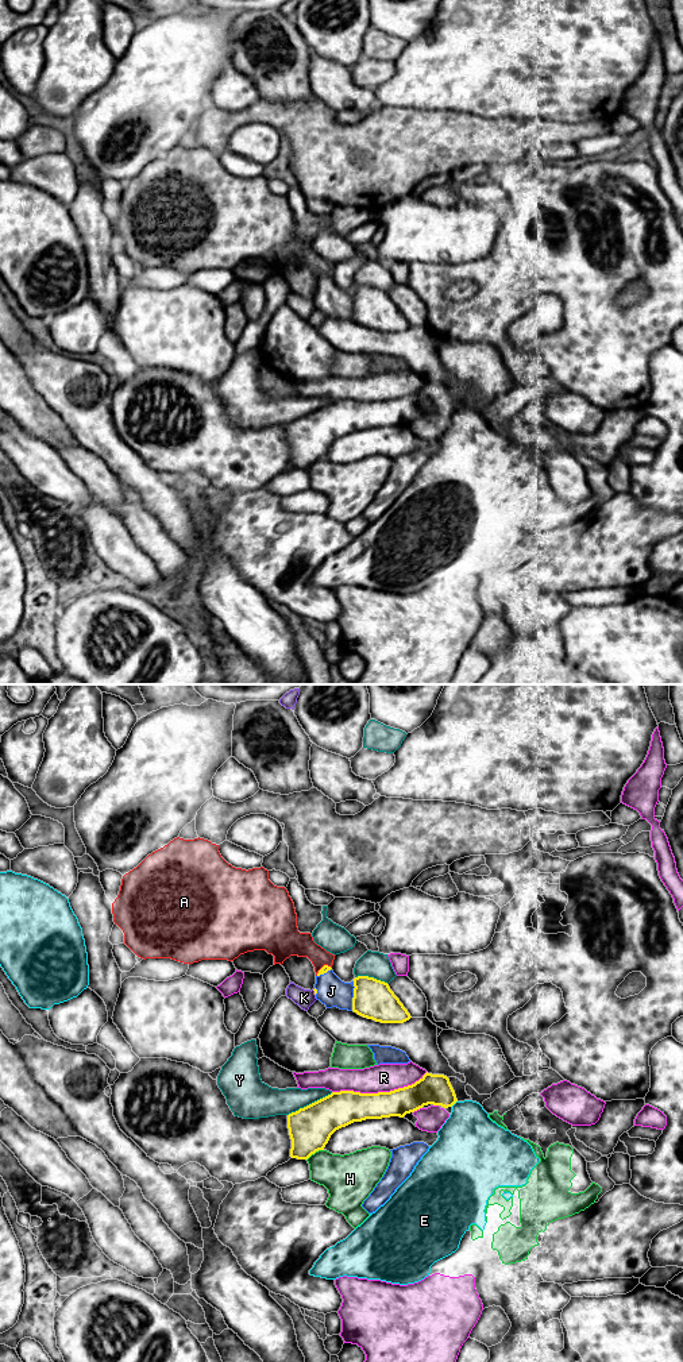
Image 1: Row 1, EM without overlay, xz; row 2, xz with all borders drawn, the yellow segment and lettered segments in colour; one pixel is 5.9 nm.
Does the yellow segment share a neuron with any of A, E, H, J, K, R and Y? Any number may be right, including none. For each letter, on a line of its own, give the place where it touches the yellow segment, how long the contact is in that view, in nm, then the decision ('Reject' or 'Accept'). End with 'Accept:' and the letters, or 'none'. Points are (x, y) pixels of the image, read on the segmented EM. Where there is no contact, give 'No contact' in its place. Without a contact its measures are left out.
A: Touches yellow at xz (323, 967). Shared border 110 nm. Reject
E: Touches yellow at xz (454, 1103). Shared border 50 nm. Reject
H: Touches yellow at xz (315, 1152). Shared border 120 nm. Reject
J: Touches yellow at xz (354, 996). Shared border 180 nm. Accept
K: Touches yellow at xz (315, 992). Shared border 40 nm. Reject
R: Touches yellow at xz (379, 1092). Shared border 600 nm. Reject
Y: Touches yellow at xz (309, 1104). Shared border 300 nm. Reject
Accept: J

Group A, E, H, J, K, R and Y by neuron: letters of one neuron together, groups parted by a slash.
A / E / H / J / K / R / Y

